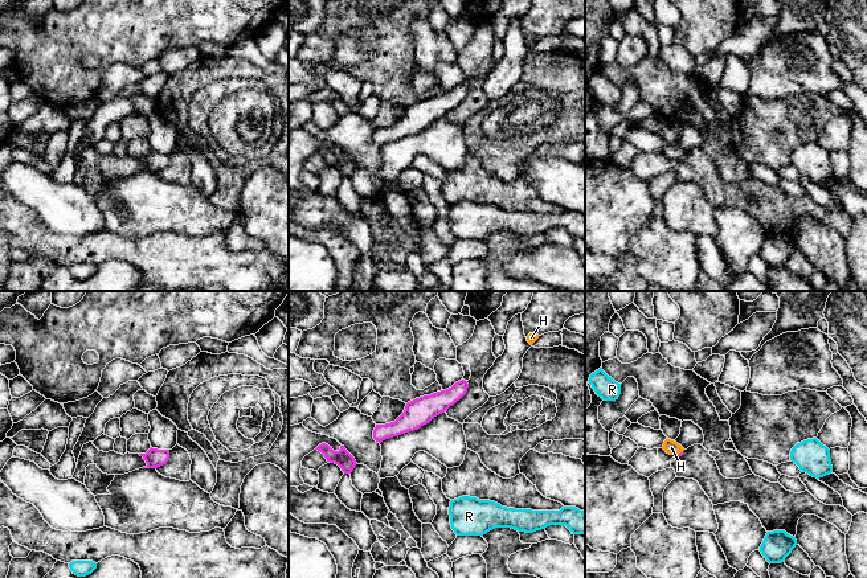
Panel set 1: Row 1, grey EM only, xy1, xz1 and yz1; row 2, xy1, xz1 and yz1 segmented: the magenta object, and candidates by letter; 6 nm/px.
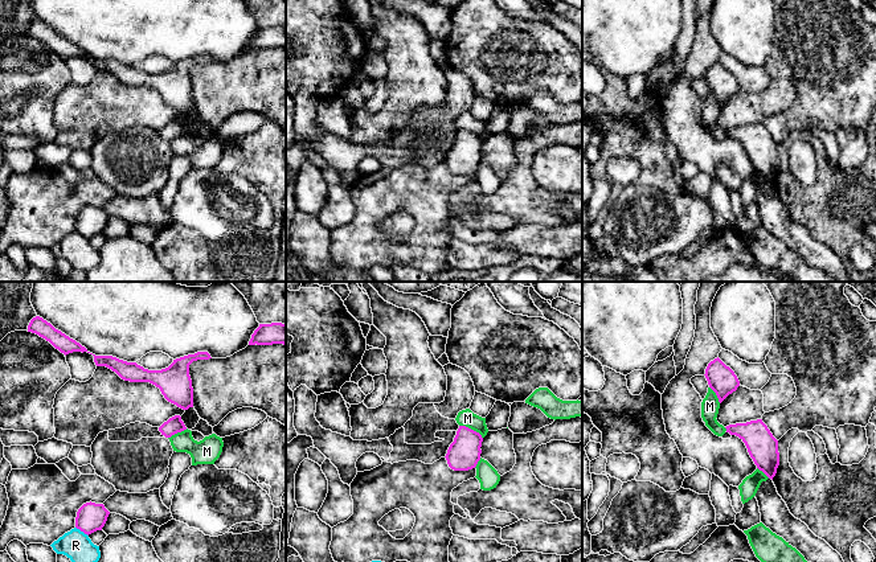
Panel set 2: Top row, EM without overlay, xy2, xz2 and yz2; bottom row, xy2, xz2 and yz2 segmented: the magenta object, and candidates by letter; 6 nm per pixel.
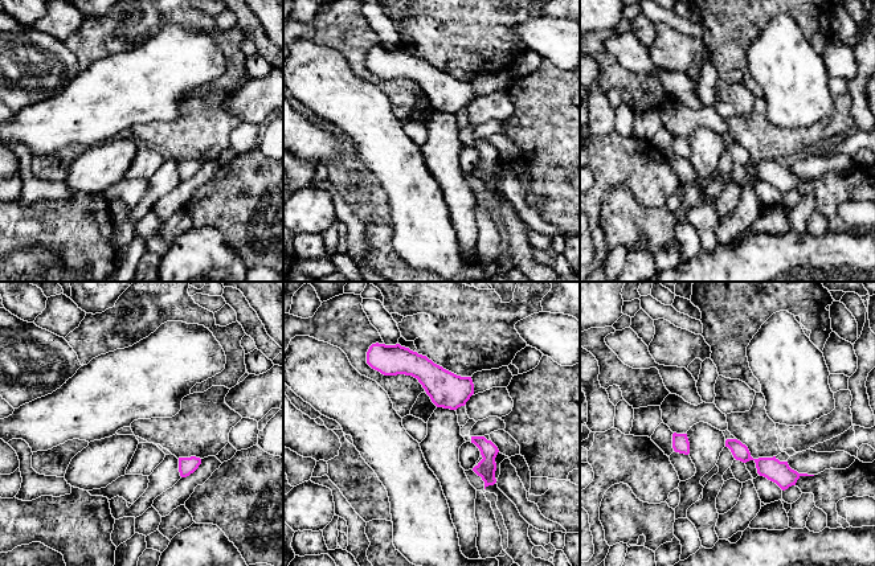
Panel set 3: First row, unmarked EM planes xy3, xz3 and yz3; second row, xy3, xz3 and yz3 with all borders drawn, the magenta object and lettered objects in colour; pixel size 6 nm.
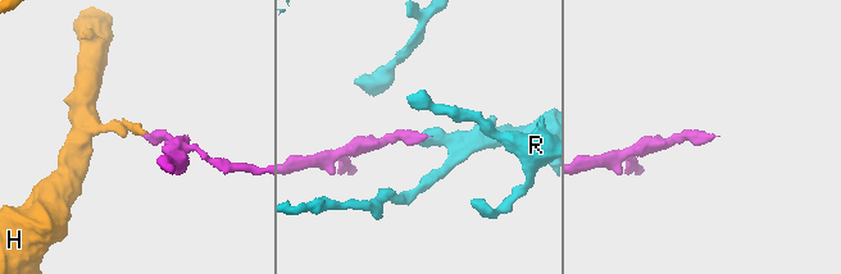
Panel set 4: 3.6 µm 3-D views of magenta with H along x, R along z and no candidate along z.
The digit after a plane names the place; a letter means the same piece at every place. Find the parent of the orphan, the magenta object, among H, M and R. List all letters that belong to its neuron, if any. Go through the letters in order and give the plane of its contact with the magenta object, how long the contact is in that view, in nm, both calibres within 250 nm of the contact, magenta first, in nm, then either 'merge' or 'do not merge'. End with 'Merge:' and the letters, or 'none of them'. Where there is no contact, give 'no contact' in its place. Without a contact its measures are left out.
H: yz1 | 40 nm | 20/90 nm | merge
M: xz2 | 170 nm | 200/100 nm | do not merge
R: xy2 | 100 nm | 180/180 nm | do not merge
Merge: H

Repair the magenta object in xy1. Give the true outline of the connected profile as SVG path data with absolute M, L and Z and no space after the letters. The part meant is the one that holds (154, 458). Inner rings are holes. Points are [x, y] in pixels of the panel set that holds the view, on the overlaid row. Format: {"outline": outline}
{"outline": "M150 448L146 454L139 454L147 463L147 468L158 468L169 459L169 450Z"}

